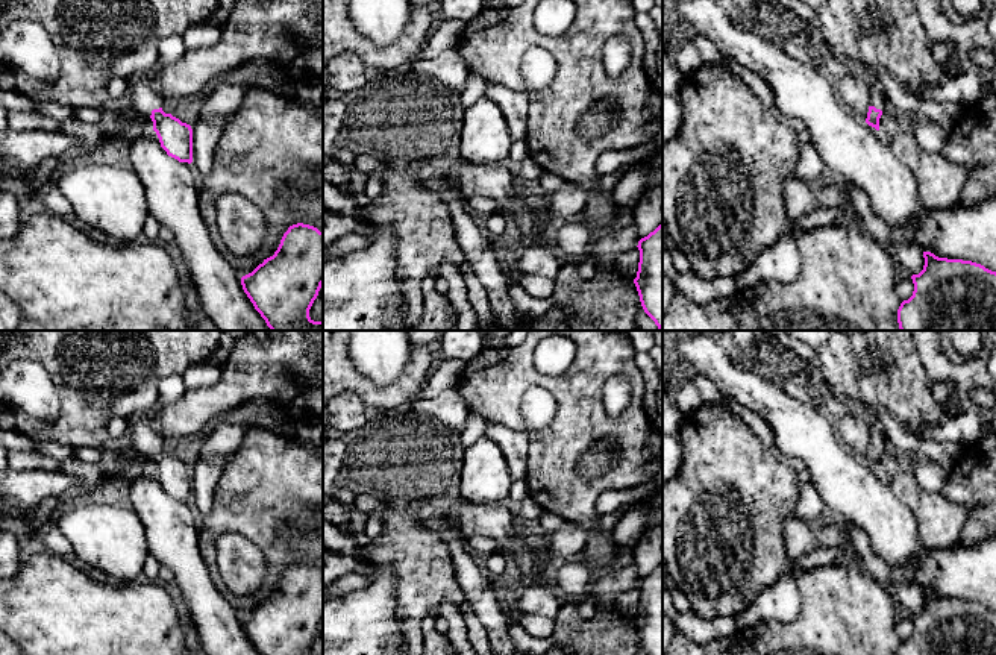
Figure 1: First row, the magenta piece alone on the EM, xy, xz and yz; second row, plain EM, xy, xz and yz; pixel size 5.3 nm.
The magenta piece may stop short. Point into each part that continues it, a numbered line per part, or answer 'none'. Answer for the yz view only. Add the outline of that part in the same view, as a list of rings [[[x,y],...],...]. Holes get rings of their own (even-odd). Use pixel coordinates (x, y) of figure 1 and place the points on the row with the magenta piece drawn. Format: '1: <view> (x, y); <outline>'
1: yz (878, 99); [[[875,79],[875,85],[873,85],[873,91],[872,91],[872,96],[870,96],[869,106],[875,106],[876,109],[881,109],[881,111],[888,108],[887,94],[879,86],[876,79]]]

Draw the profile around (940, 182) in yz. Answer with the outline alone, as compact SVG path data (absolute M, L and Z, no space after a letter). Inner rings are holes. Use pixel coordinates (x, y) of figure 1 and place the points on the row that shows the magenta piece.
M910 130L887 139L891 152L913 171L919 202L923 208L954 208L960 205L967 167L955 164L941 153L928 153L919 147Z

